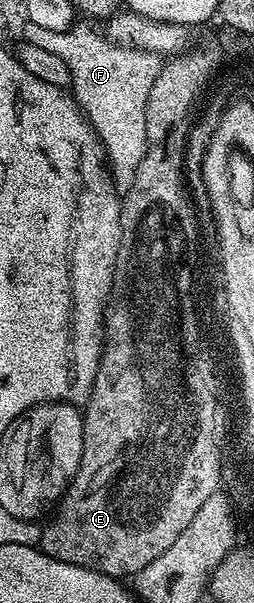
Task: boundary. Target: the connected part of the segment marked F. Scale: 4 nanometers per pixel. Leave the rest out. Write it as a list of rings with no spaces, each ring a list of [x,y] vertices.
[[[31,21],[24,26],[22,40],[26,44],[53,51],[53,55],[65,59],[71,72],[73,96],[99,139],[115,188],[120,194],[127,193],[129,187],[133,187],[141,159],[147,154],[145,103],[149,99],[149,87],[153,87],[153,79],[157,79],[161,68],[160,55],[119,45],[102,32],[94,33],[91,29],[74,27],[67,31],[49,31]]]

